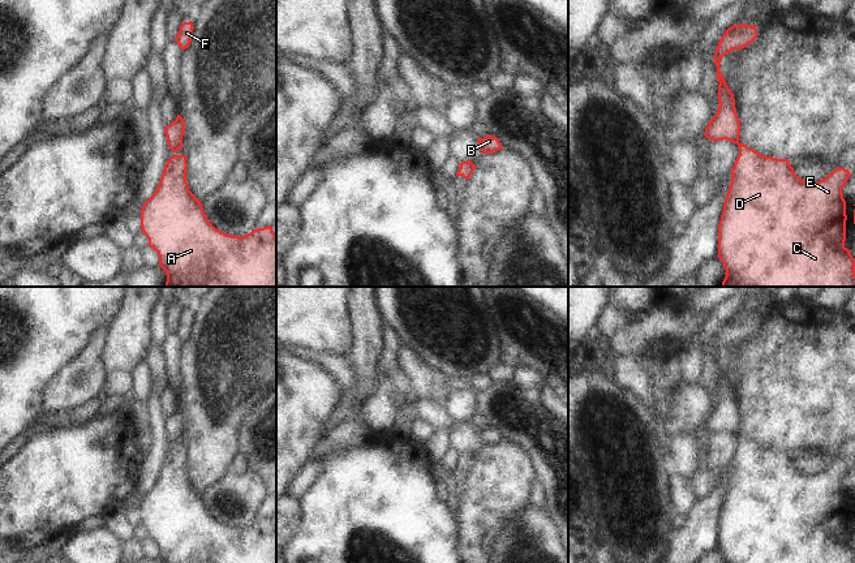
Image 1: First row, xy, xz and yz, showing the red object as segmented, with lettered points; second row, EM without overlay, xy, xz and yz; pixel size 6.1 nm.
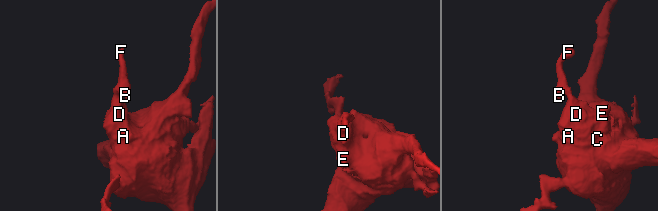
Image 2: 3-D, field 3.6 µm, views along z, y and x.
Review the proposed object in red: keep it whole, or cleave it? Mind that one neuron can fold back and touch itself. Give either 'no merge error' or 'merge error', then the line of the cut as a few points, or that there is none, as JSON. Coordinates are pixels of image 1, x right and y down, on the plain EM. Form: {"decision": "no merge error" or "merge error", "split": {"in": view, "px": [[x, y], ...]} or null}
{"decision": "no merge error", "split": null}

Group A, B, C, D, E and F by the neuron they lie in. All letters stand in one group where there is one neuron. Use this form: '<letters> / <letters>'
A B C D E F

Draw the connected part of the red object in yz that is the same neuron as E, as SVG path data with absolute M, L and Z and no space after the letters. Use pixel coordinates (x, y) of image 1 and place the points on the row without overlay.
M732 317L721 328L714 344L719 397L704 427L709 433L726 431L739 439L718 516L717 549L726 563L855 563L855 551L845 538L847 507L842 480L851 468L850 463L837 459L825 470L807 476L795 467L790 452L764 448L739 434L735 391L719 356L725 347L749 338L756 330L755 317Z

